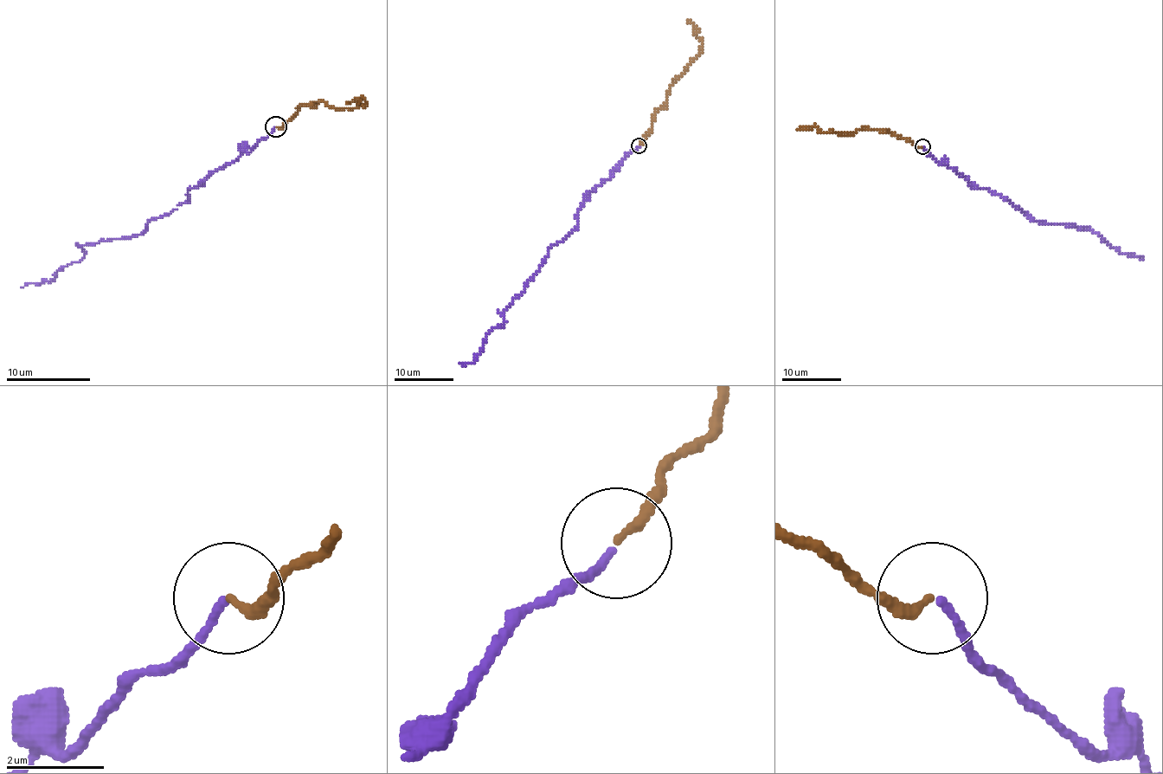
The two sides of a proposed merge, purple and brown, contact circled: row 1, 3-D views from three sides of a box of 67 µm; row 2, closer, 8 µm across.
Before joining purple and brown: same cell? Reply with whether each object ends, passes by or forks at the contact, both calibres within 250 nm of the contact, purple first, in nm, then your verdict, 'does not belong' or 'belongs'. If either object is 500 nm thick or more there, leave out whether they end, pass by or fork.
purple ends there; brown ends there; 150 nm thick on the purple side, 190 nm on the other; belongs

